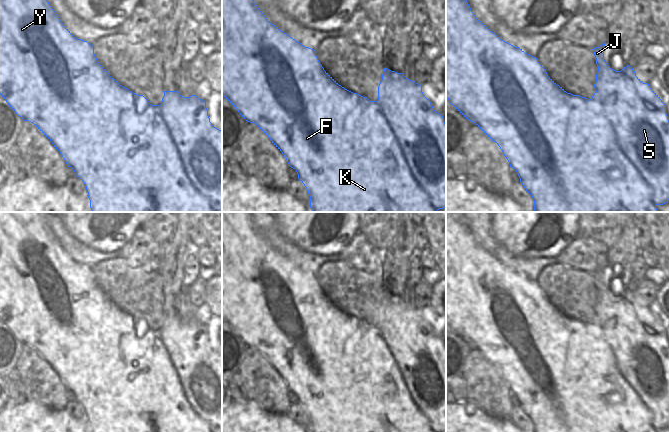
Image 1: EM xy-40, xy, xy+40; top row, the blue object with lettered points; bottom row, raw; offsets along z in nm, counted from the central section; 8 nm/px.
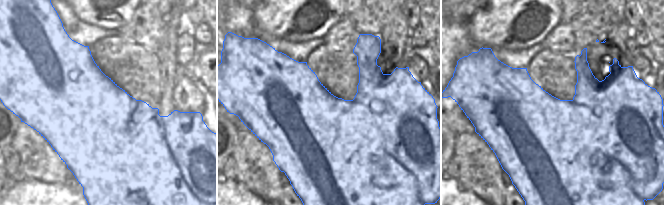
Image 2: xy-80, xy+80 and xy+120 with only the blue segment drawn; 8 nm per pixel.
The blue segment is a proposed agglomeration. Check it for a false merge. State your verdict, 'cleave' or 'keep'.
cleave

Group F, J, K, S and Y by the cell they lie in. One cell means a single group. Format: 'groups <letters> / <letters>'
groups F K Y / J S

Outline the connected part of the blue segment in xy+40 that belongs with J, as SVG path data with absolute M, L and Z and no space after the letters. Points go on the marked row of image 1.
M605 44L592 49L598 72L594 84L596 92L589 100L600 109L601 117L614 130L618 146L652 188L655 204L663 205L669 200L669 120L666 105L648 83L643 83L636 76L631 66L627 65L621 71L611 69L604 60Z

